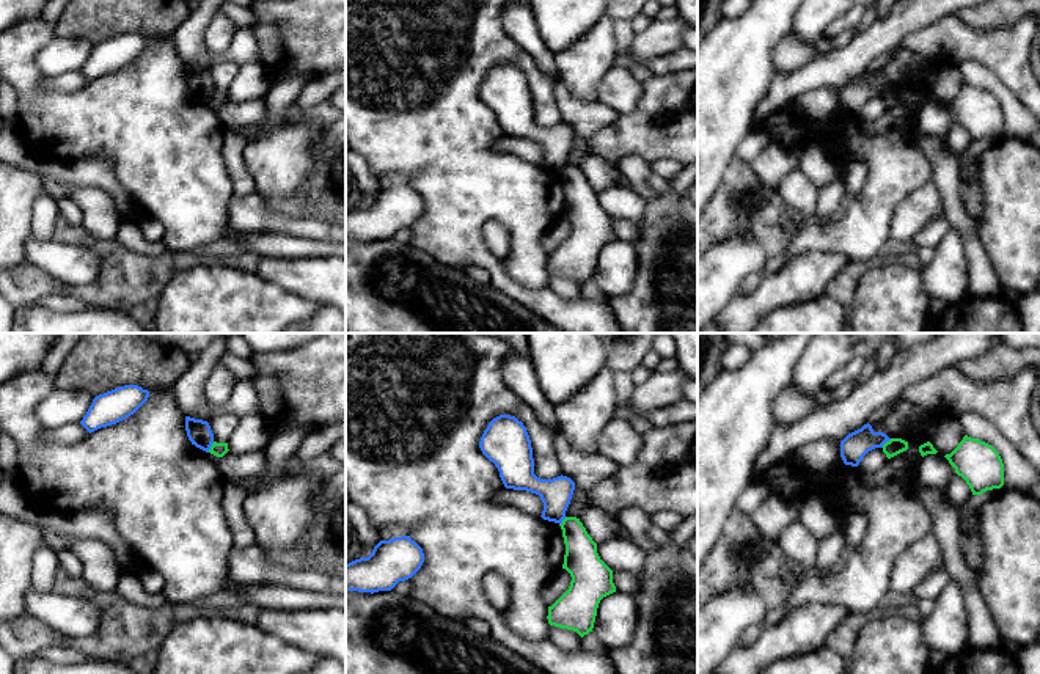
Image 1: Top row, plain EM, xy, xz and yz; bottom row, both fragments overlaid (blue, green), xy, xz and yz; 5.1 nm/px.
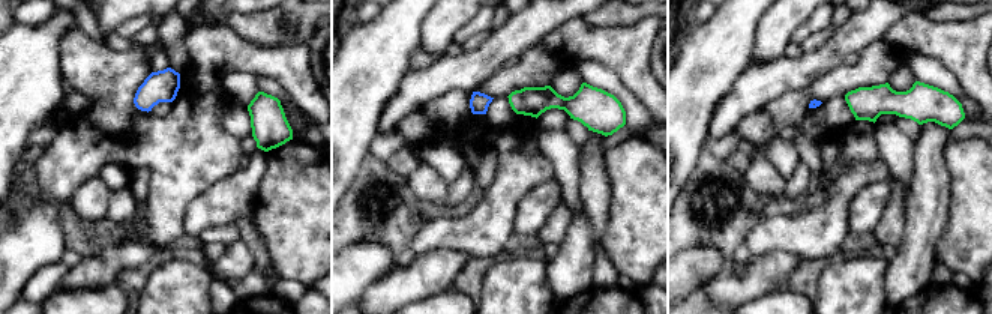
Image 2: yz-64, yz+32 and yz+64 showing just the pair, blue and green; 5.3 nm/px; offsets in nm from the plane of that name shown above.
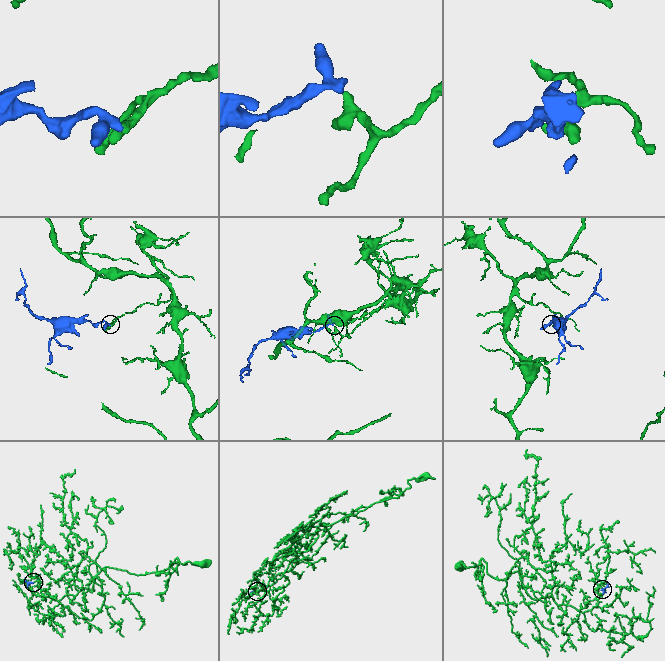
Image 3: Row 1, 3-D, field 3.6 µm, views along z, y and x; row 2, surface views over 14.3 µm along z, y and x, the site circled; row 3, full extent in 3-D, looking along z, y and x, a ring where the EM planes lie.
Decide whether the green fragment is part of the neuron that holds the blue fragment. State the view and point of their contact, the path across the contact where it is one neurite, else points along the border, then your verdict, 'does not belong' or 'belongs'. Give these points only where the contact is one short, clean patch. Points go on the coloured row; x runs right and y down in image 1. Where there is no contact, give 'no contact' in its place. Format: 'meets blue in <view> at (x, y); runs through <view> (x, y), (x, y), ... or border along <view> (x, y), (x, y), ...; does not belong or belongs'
meets blue in xy at (211, 445); border along xy (214, 442), (208, 451); does not belong

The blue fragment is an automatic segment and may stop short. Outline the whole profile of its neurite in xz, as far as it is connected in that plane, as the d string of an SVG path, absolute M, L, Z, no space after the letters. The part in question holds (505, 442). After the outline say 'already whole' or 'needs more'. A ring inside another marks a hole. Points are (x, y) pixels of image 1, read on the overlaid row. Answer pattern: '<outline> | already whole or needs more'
M511 415L493 418L481 437L479 448L498 468L506 489L539 495L544 503L540 517L562 523L575 482L562 474L553 479L534 474L531 440L522 421Z | already whole

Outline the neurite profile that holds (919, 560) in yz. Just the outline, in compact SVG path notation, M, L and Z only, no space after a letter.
M927 534L908 545L892 567L892 597L910 599L916 586L941 567L943 561L943 548L933 534Z

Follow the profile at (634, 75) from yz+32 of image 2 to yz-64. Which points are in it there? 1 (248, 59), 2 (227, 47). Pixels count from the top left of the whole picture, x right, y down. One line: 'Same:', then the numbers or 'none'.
Same: 1, 2

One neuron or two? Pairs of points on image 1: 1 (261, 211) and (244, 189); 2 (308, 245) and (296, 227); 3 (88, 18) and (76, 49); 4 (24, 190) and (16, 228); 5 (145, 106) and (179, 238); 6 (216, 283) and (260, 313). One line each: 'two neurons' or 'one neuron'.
1: two neurons
2: two neurons
3: two neurons
4: one neuron
5: one neuron
6: one neuron

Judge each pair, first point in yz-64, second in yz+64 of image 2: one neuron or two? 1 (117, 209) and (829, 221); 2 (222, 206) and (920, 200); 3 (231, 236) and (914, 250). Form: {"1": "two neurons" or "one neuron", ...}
{"1": "two neurons", "2": "two neurons", "3": "two neurons"}

